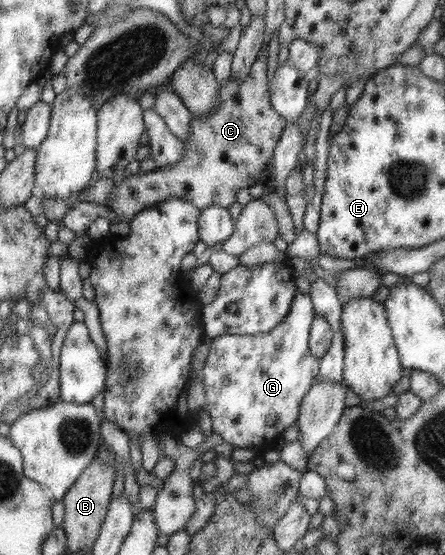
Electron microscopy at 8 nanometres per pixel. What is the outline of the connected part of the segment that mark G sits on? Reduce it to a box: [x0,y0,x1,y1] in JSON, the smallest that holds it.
[200,289,321,455]

